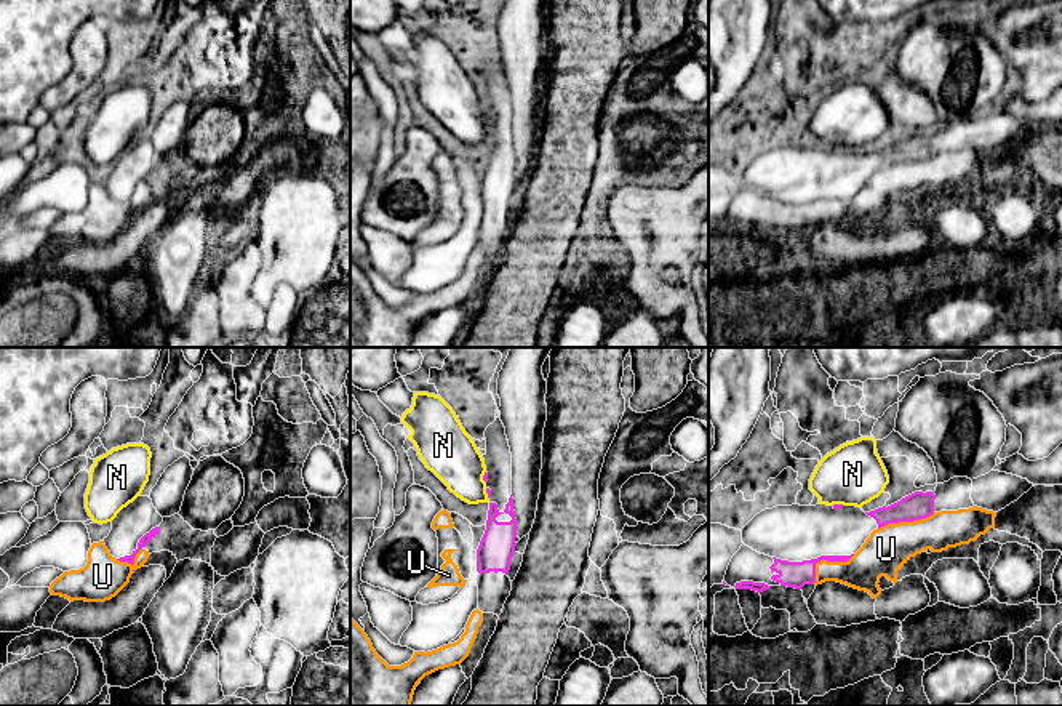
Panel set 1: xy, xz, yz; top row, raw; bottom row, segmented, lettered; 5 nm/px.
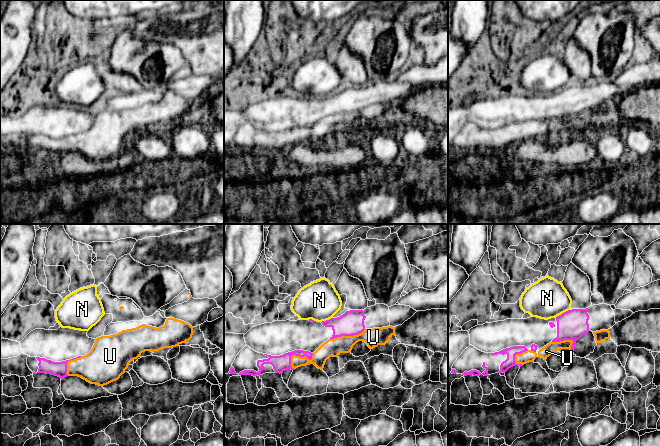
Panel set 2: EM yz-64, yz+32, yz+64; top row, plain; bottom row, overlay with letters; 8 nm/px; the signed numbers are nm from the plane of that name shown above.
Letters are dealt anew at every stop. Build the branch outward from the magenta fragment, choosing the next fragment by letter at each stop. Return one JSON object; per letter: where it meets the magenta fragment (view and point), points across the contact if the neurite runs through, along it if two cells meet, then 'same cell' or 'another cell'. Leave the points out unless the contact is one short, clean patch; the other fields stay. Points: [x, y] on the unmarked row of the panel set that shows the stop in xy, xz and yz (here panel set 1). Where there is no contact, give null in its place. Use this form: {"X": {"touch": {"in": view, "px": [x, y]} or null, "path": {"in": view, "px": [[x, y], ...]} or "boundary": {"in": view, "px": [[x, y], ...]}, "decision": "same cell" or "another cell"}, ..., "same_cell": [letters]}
{"N": {"touch": {"in": "xz", "px": [483, 119]}, "boundary": {"in": "xz", "px": [[485, 112], [485, 124]]}, "decision": "another cell"}, "U": {"touch": {"in": "yz", "px": [826, 200]}, "decision": "same cell"}, "same_cell": ["U"]}

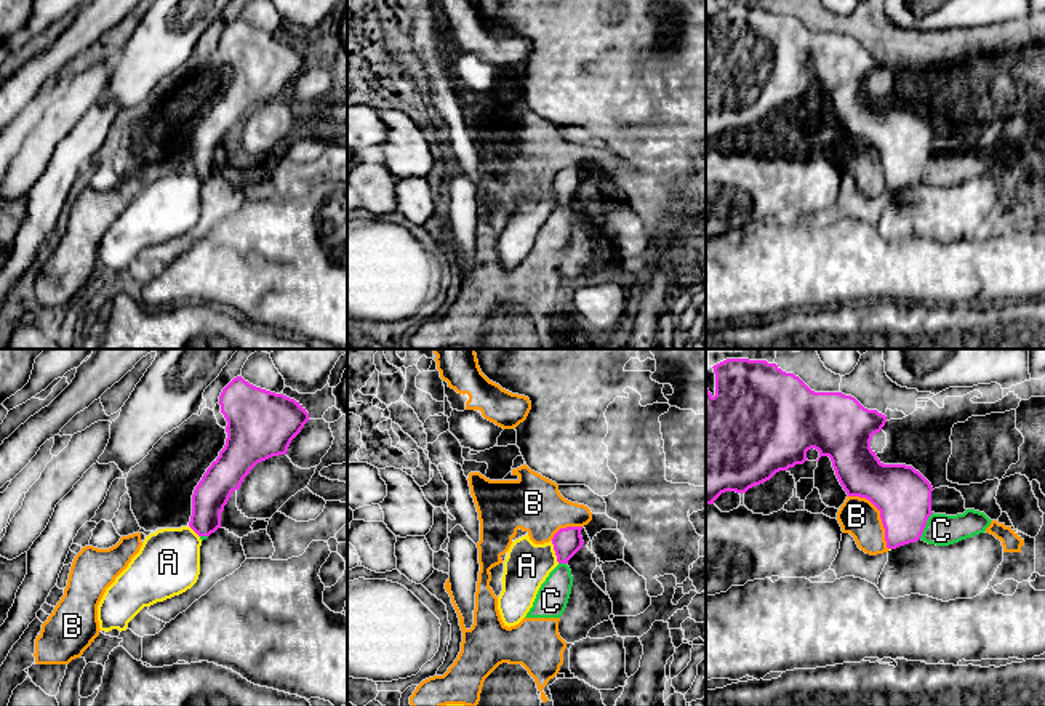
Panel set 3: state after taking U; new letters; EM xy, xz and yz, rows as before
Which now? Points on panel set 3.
{"A": {"touch": {"in": "xz", "px": [556, 194]}, "decision": "another cell"}, "B": {"touch": {"in": "yz", "px": [880, 156]}, "decision": "another cell"}, "C": {"touch": {"in": "yz", "px": [925, 165]}, "boundary": {"in": "yz", "px": [[933, 154], [919, 180]]}, "decision": "another cell"}, "same_cell": []}

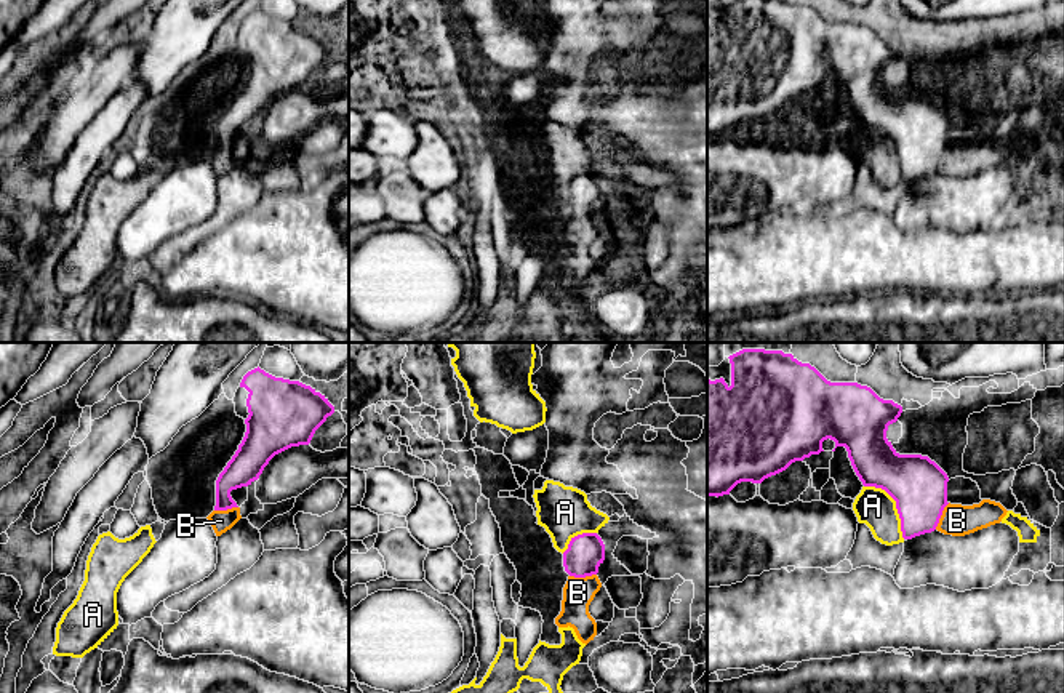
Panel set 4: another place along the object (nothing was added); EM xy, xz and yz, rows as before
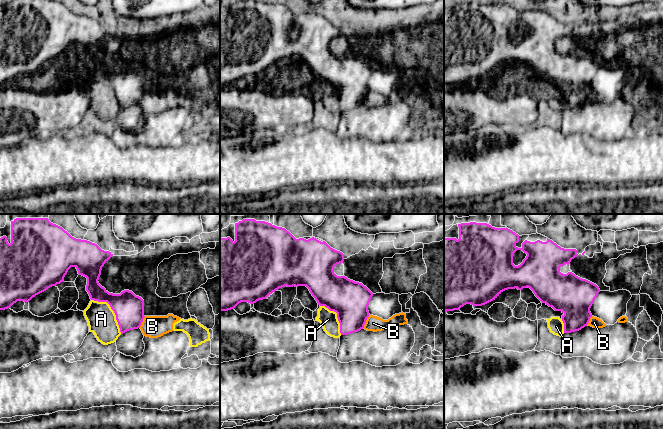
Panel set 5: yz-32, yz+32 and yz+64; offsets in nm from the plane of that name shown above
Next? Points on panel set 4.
{"A": {"touch": {"in": "yz", "px": [896, 146]}, "decision": "another cell"}, "B": {"touch": {"in": "xz", "px": [583, 218]}, "boundary": {"in": "xz", "px": [[596, 215], [570, 218]]}, "decision": "another cell"}, "same_cell": []}

